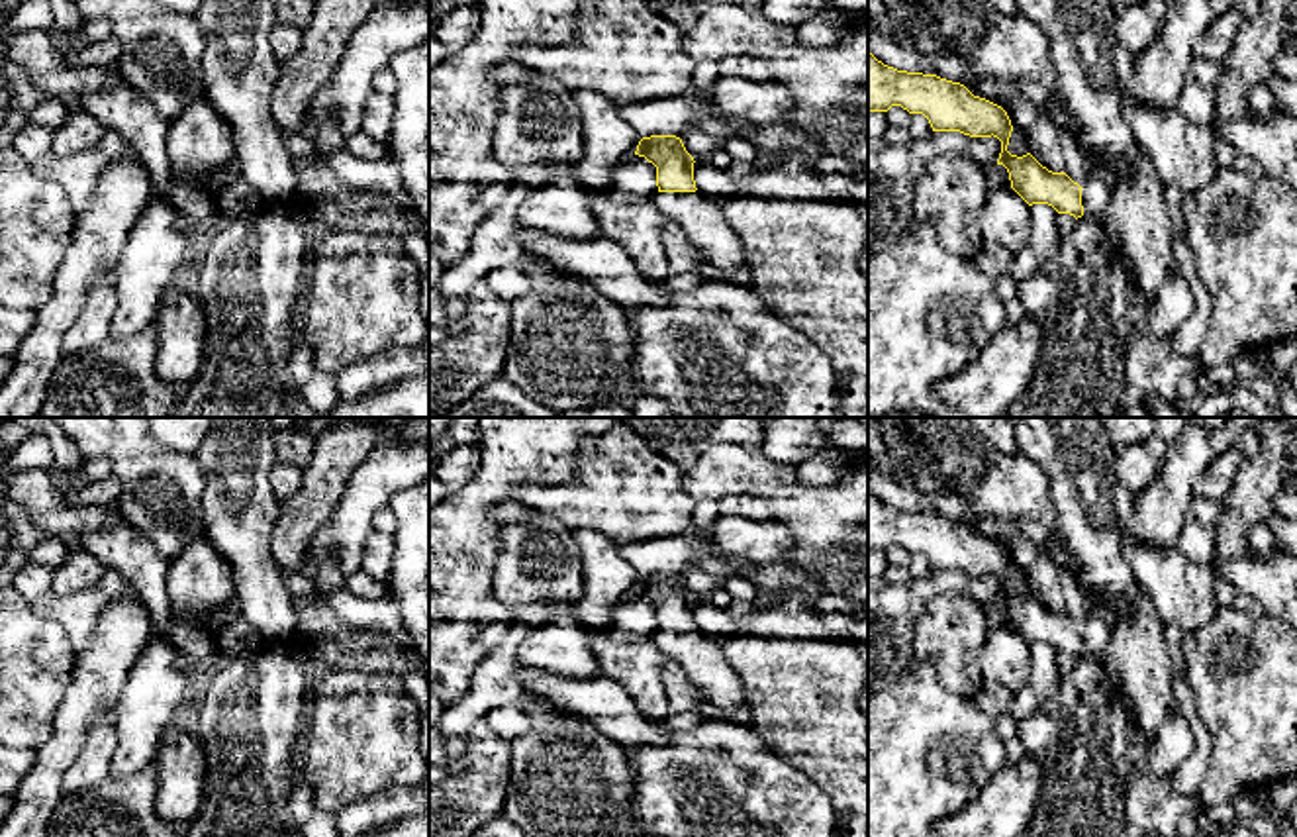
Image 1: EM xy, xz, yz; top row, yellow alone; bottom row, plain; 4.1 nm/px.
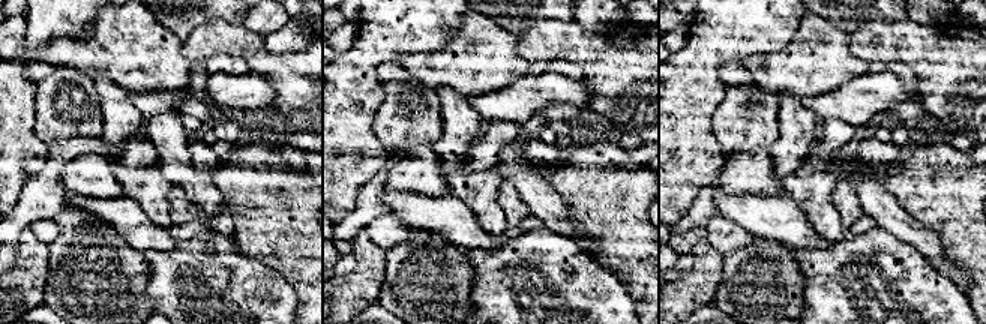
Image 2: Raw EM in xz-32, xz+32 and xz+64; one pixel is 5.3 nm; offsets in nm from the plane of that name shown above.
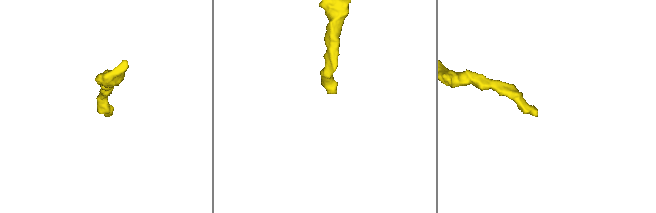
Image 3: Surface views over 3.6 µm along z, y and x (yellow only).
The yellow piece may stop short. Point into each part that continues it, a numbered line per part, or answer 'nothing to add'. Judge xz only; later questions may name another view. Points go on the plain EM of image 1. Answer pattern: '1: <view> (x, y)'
1: xz (702, 659)

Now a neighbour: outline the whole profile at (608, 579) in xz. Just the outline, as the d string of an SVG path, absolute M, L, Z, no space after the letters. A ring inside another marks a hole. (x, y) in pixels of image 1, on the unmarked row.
M580 527L574 531L574 539L584 570L584 594L574 606L574 619L594 639L607 633L615 608L635 594L641 576L619 555L617 543L600 531Z

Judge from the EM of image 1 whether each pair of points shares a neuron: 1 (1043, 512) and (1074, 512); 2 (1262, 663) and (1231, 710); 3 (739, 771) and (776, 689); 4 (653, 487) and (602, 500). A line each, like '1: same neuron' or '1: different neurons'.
1: different neurons
2: same neuron
3: different neurons
4: same neuron

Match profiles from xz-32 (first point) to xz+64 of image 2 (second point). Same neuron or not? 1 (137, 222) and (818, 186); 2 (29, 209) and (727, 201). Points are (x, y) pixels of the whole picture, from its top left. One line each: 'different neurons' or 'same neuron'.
1: different neurons
2: different neurons

